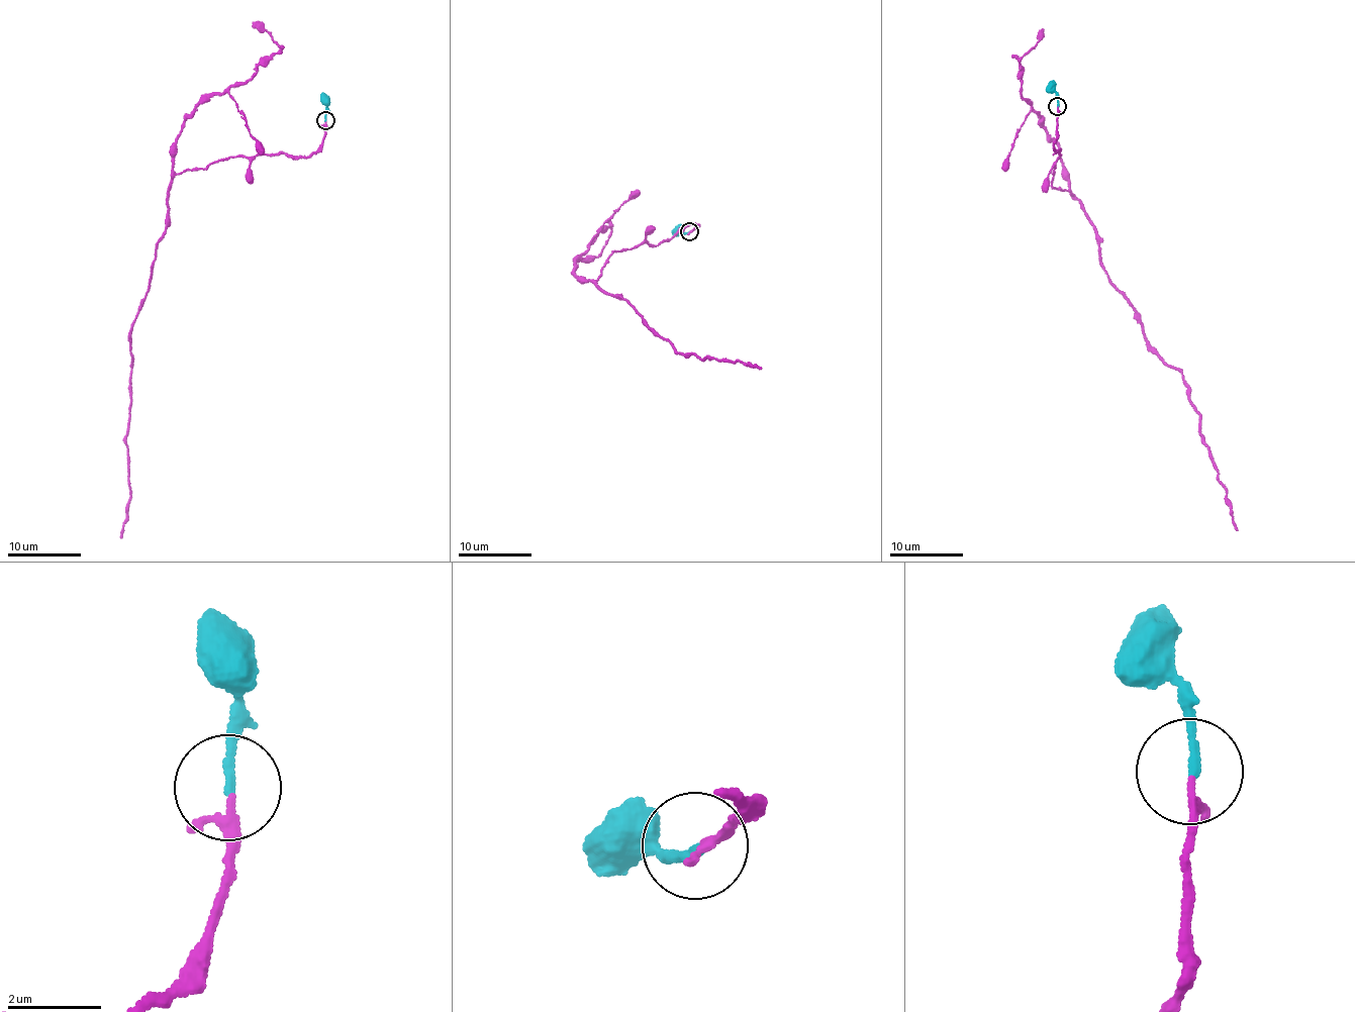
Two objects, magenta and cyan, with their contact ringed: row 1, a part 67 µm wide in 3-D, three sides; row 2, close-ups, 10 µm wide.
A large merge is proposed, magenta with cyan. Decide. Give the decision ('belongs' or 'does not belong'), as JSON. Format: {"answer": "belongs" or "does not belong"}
{"answer": "belongs"}

